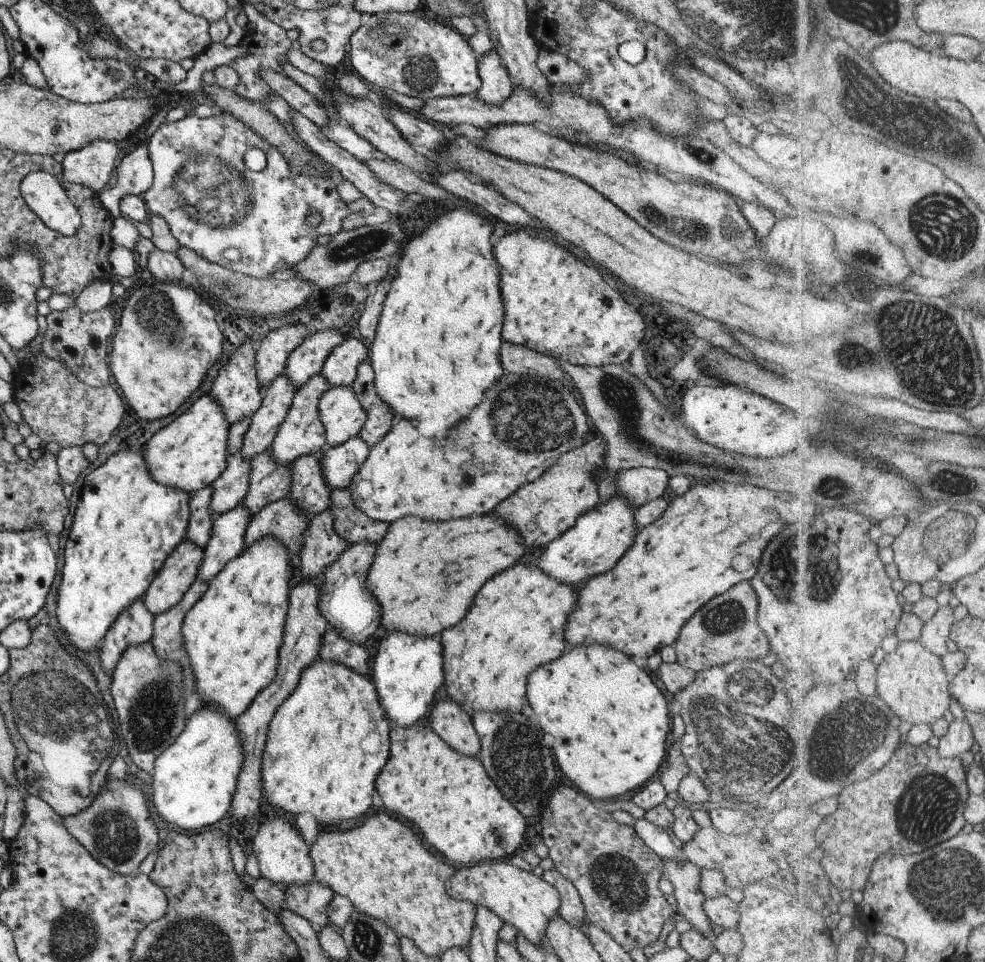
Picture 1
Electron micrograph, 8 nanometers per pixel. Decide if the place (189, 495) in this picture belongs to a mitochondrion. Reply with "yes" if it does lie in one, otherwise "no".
no

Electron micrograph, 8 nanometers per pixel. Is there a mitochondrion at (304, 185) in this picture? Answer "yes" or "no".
no

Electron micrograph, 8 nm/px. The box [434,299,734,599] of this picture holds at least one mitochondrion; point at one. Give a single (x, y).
(539, 419)

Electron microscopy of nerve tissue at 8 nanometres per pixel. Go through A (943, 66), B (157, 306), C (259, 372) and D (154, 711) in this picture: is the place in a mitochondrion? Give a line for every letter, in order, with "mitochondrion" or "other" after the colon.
A: other
B: mitochondrion
C: other
D: mitochondrion

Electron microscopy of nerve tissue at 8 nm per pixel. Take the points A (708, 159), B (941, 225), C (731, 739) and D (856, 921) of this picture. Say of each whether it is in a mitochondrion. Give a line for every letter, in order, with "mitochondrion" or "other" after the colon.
A: mitochondrion
B: mitochondrion
C: mitochondrion
D: other

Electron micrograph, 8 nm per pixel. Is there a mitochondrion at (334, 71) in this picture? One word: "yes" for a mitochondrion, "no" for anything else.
no

